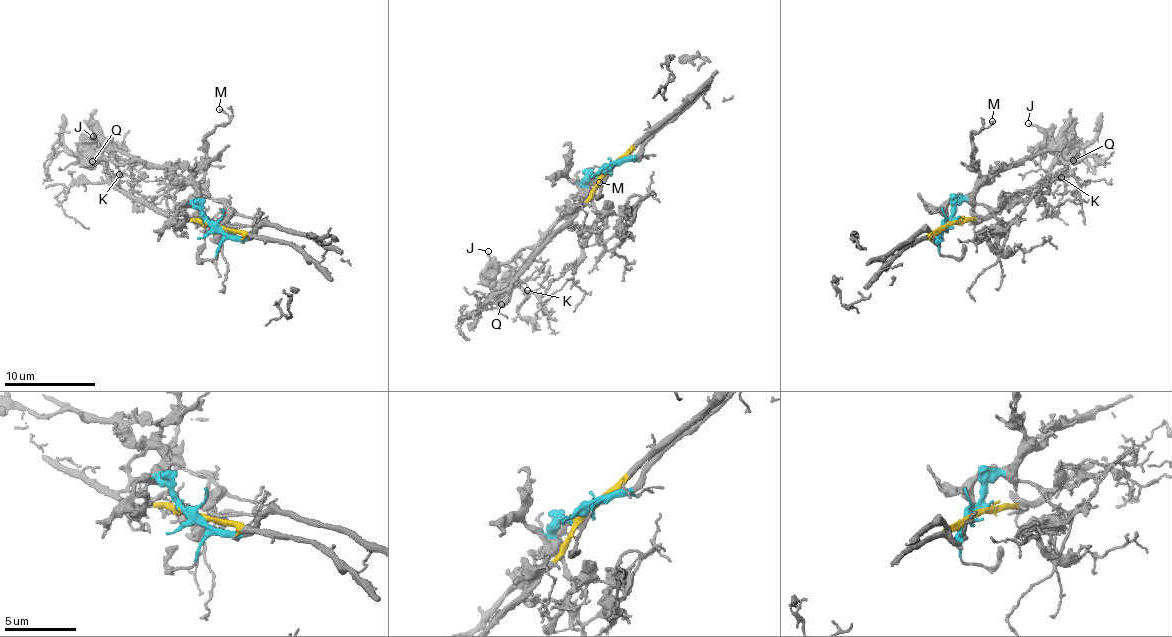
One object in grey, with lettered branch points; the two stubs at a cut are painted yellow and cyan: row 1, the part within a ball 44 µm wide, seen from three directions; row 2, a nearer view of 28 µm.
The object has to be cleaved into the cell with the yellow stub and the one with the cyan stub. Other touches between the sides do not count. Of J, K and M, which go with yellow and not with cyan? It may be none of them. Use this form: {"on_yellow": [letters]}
{"on_yellow": ["K"]}

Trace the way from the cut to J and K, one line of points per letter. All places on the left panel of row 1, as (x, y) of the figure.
J: (215, 226), (198, 209), (194, 187), (181, 183), (165, 168), (136, 162), (109, 161), (99, 153), (92, 137)
K: (215, 226), (163, 215), (156, 207), (120, 191), (107, 171), (112, 156), (119, 173)

